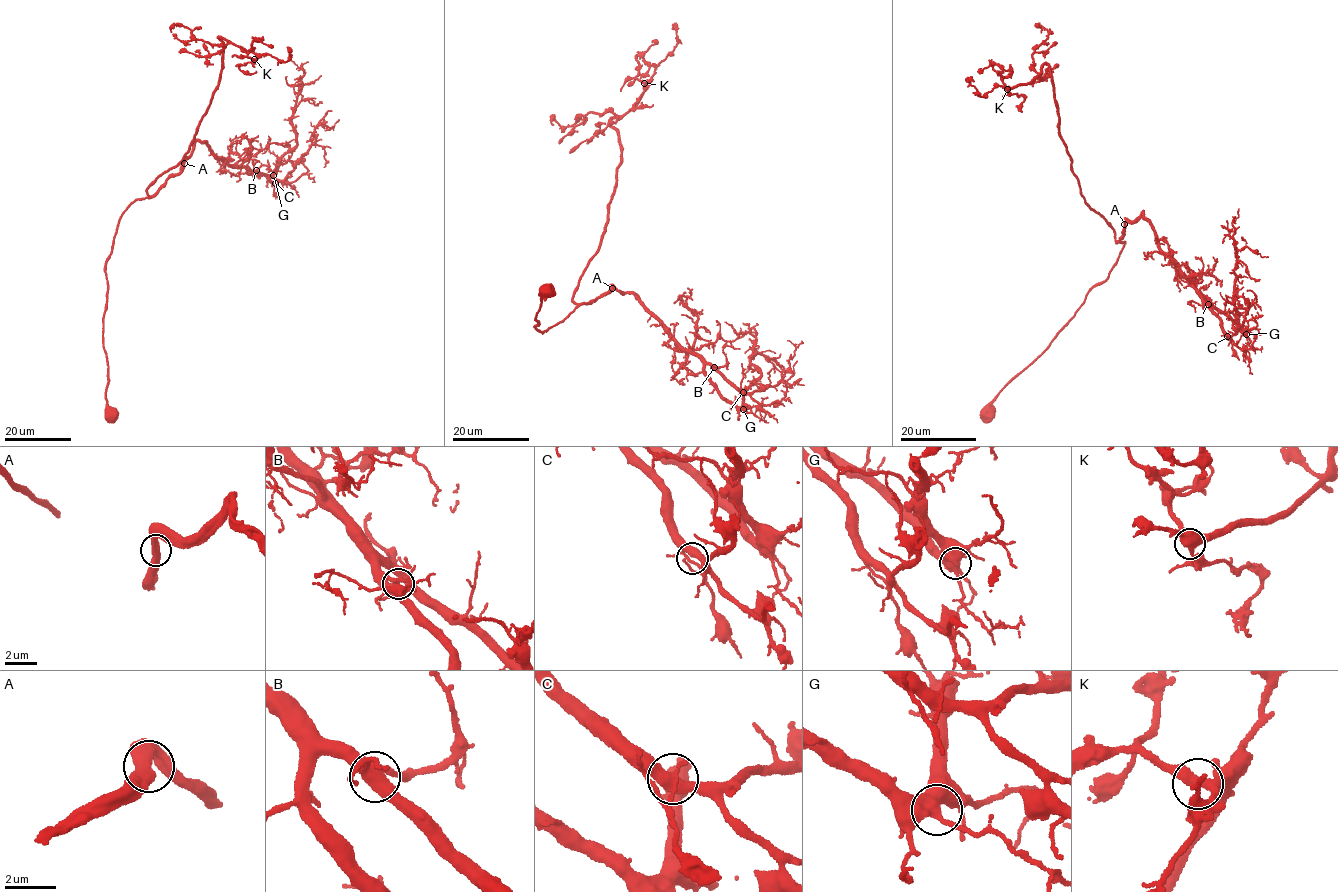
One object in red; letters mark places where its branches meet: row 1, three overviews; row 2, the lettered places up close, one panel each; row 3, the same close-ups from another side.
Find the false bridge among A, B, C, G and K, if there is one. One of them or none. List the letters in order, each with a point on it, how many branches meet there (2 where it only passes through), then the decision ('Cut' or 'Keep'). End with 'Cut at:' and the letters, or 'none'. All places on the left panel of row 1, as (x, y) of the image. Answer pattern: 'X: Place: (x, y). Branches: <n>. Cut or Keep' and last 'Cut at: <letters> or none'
A: Place: (184, 163). Branches: 2. Keep
B: Place: (256, 170). Branches: 2. Keep
C: Place: (275, 183). Branches: 2. Keep
G: Place: (273, 175). Branches: 3. Keep
K: Place: (254, 59). Branches: 3. Keep
Cut at: none

